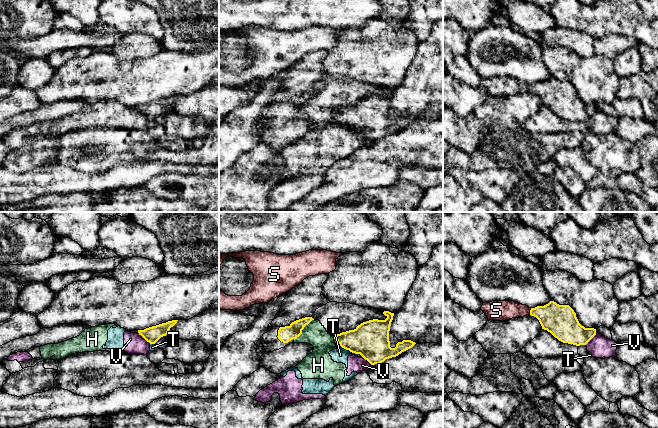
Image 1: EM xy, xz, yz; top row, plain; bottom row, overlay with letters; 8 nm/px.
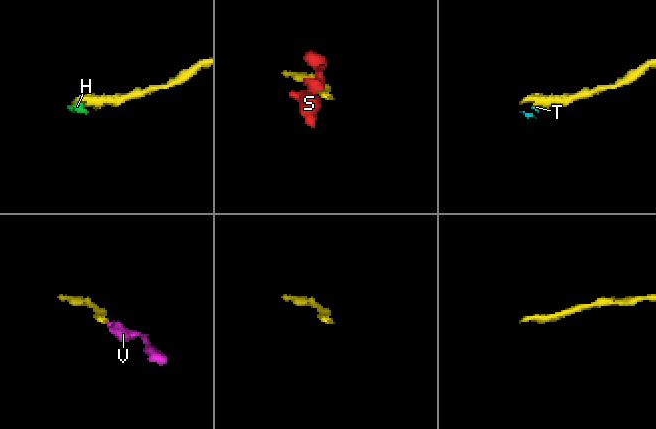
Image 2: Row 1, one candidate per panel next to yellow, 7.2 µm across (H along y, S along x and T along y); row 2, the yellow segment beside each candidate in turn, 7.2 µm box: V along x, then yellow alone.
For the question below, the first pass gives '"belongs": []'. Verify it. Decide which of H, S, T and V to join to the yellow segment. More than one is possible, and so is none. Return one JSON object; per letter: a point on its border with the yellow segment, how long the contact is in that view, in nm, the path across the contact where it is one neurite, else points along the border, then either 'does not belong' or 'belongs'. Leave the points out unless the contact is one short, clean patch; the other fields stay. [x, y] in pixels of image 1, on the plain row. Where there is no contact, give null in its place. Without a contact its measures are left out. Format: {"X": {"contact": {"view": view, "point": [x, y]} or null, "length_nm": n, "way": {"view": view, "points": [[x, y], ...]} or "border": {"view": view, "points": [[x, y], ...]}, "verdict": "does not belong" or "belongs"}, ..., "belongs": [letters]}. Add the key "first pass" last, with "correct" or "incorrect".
{"H": {"contact": {"view": "xz", "point": [303, 104]}, "length_nm": 240, "verdict": "does not belong"}, "S": {"contact": {"view": "yz", "point": [530, 87]}, "length_nm": 60, "verdict": "does not belong"}, "T": {"contact": {"view": "xz", "point": [353, 128]}, "length_nm": 220, "border": {"view": "xz", "points": [[341, 122], [352, 128], [359, 129], [364, 134]]}, "verdict": "does not belong"}, "V": {"contact": {"view": "xy", "point": [144, 114]}, "length_nm": 130, "border": {"view": "xy", "points": [[138, 110], [150, 119]]}, "verdict": "does not belong"}, "belongs": [], "first pass": "correct"}

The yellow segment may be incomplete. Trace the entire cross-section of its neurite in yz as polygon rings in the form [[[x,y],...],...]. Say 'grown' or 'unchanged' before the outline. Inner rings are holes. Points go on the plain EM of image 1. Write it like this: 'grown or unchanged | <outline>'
unchanged | [[[550,77],[544,82],[531,84],[530,91],[536,93],[542,105],[550,108],[563,119],[586,121],[595,111],[596,105],[582,102],[569,81]]]

